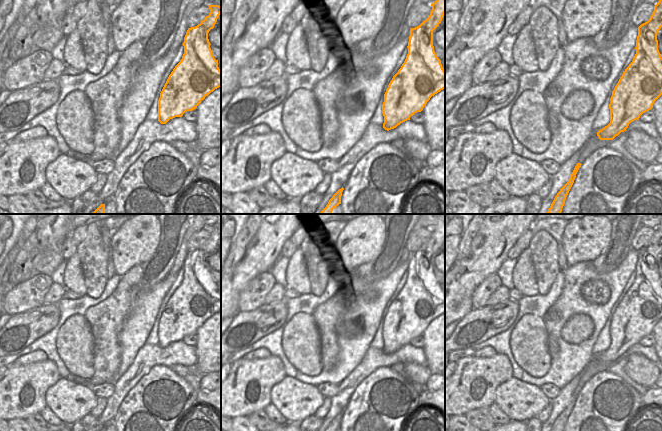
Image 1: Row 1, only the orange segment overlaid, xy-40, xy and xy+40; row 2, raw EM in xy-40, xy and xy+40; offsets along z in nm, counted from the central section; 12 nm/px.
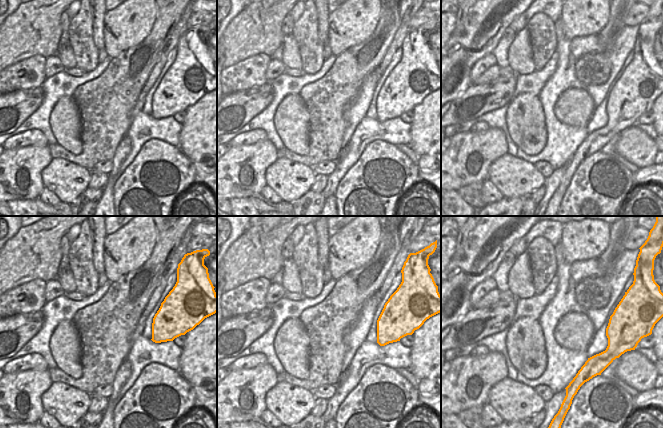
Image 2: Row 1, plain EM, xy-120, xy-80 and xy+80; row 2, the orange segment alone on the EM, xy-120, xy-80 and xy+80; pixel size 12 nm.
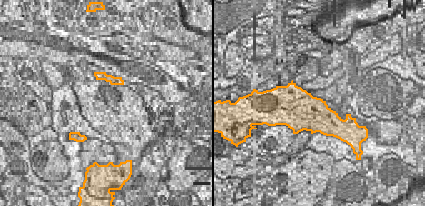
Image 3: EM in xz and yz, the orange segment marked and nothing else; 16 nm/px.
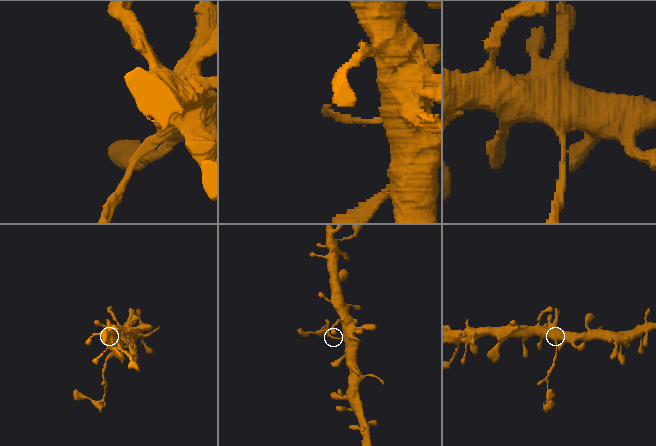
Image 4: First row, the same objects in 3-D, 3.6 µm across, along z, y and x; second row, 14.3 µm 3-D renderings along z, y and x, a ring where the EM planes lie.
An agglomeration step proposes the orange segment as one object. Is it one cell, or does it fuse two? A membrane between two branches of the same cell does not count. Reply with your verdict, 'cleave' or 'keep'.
cleave

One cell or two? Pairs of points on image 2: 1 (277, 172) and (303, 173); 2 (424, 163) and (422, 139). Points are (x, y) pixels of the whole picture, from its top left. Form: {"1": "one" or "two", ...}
{"1": "one", "2": "two"}

